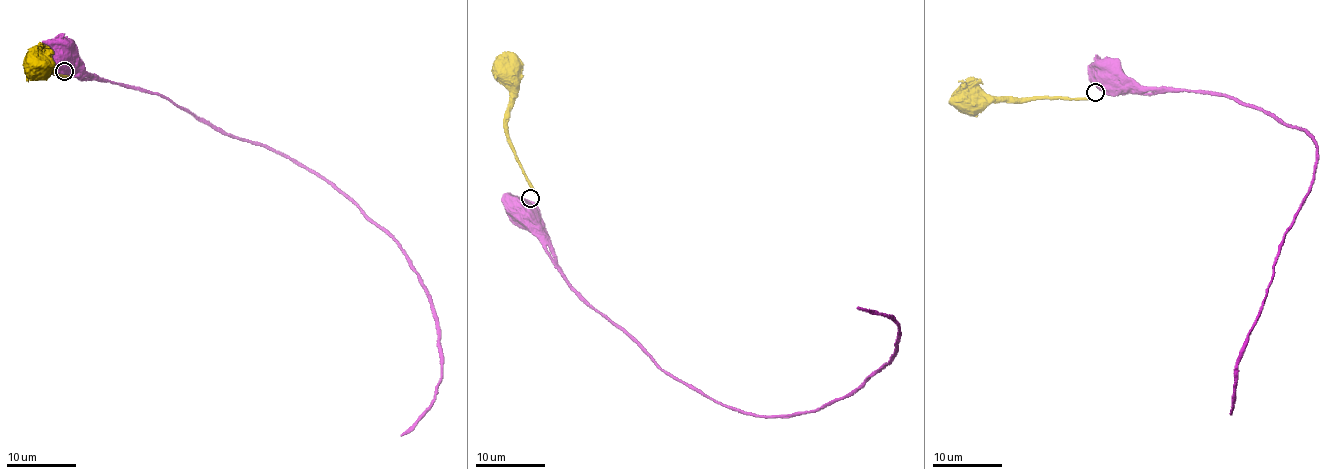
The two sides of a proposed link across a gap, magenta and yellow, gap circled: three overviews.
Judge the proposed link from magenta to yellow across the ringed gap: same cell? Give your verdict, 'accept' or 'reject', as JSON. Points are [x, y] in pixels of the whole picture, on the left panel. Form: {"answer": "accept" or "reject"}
{"answer": "reject"}

